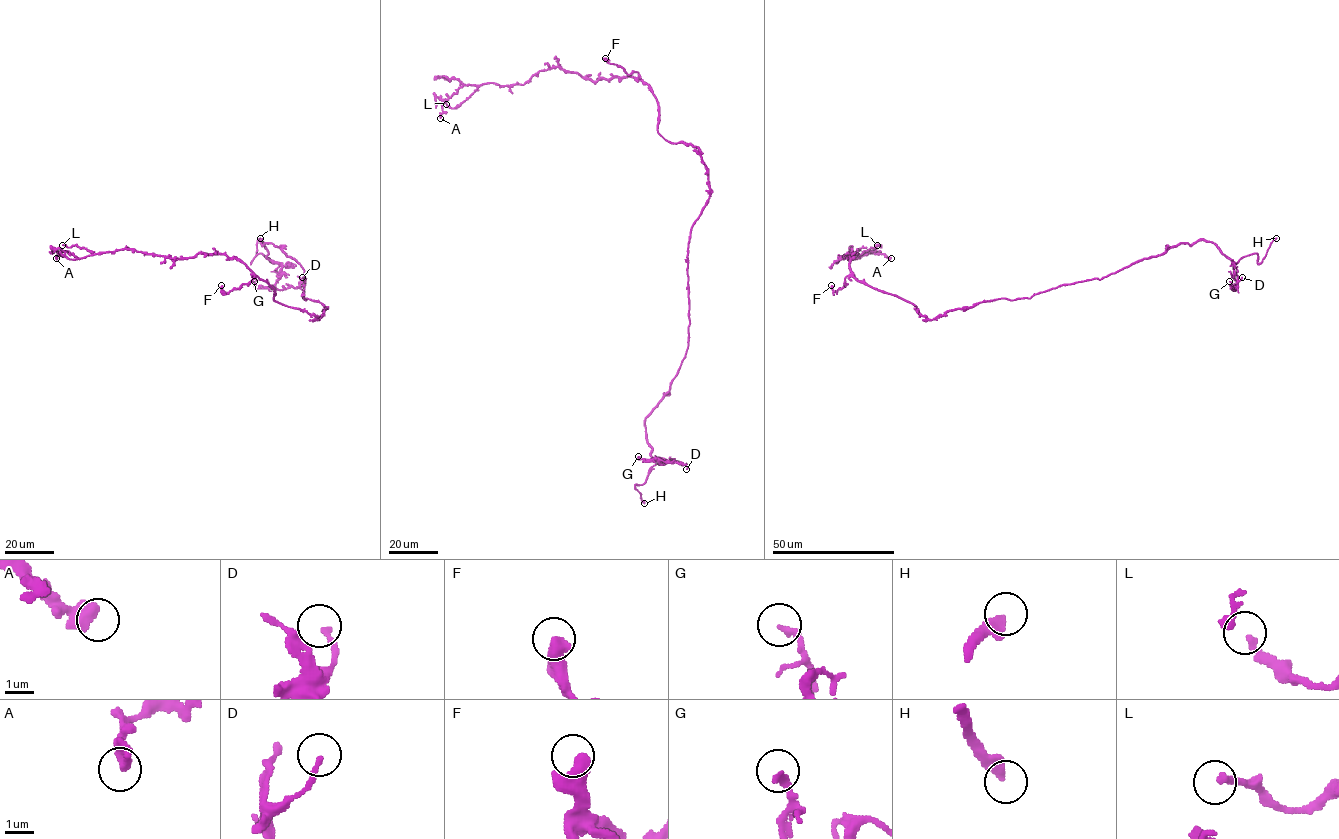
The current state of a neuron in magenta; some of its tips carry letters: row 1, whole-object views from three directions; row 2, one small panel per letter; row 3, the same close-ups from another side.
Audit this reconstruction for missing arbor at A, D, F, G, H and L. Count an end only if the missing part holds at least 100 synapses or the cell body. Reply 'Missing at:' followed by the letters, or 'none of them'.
Missing at: H

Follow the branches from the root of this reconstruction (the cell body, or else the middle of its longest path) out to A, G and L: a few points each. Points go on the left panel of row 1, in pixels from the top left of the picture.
A: (325, 309), (317, 319), (276, 302), (265, 281), (224, 254), (63, 250), (56, 258)
G: (325, 309), (303, 298), (301, 266), (262, 240), (281, 274), (267, 288), (255, 288), (254, 281)
L: (325, 309), (317, 319), (276, 302), (265, 281), (224, 254), (174, 258), (130, 249), (94, 254), (62, 245)

